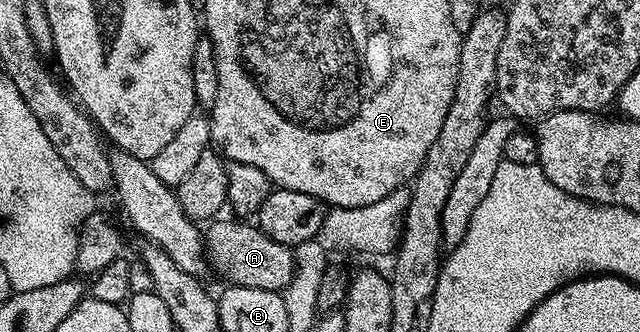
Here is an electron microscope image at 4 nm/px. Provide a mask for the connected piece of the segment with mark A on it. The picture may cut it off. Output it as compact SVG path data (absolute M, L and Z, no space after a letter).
M229 218L211 221L206 228L206 254L213 266L228 278L231 285L268 291L283 291L295 271L295 253L291 247L271 240L250 222Z

